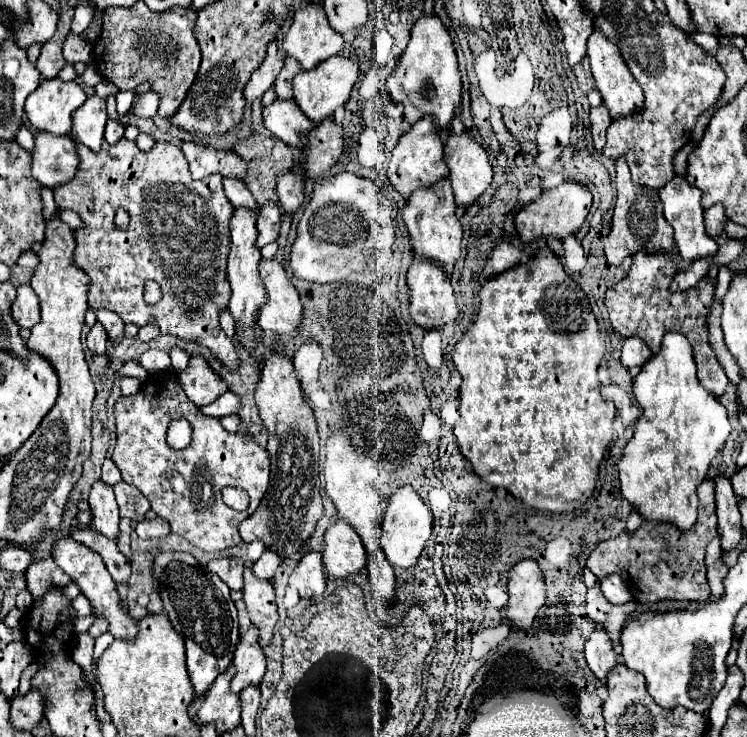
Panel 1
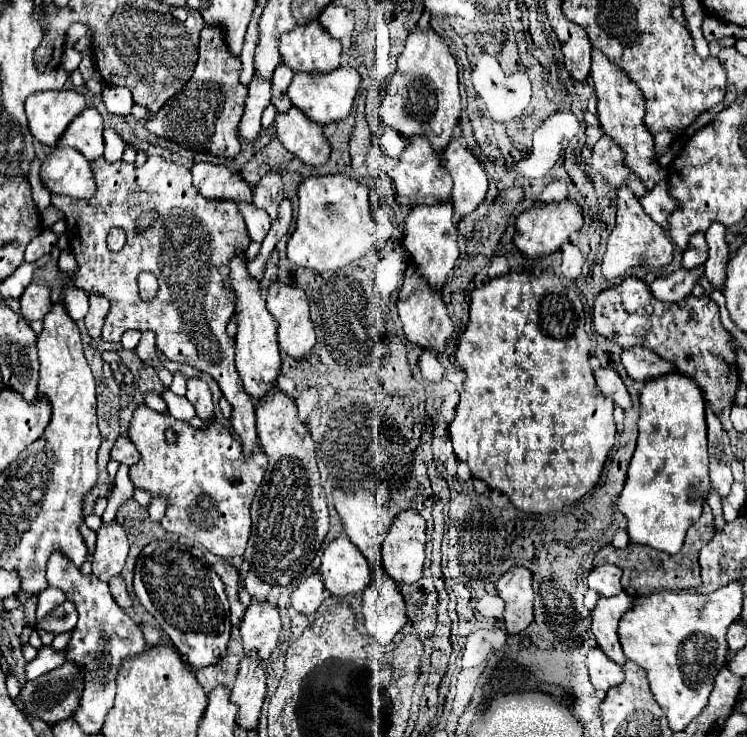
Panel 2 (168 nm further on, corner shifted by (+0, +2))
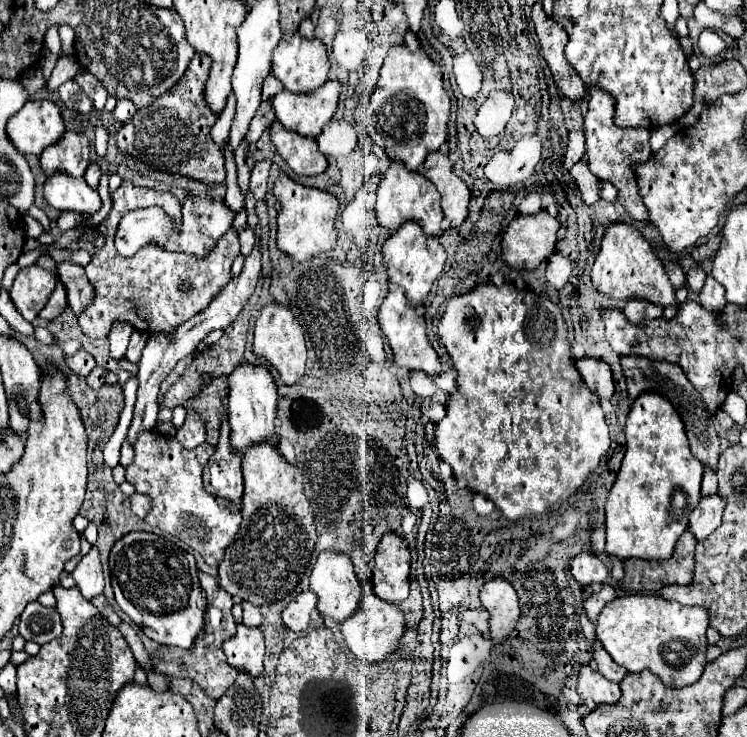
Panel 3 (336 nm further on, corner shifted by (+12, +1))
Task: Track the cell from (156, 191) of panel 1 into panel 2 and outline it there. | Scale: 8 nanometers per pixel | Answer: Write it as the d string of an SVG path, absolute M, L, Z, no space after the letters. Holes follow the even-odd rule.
M164 155L148 157L142 167L136 167L134 163L126 163L122 159L108 163L104 157L92 161L90 167L96 181L96 195L92 199L52 195L52 205L66 215L66 237L70 251L78 263L78 271L72 275L76 287L84 289L88 295L102 295L110 301L110 315L106 317L102 339L120 341L122 333L128 329L154 331L158 349L170 361L188 363L200 371L210 373L218 381L228 403L234 407L232 427L242 437L244 453L250 453L254 447L258 447L254 399L246 393L240 373L234 365L234 339L226 335L226 323L234 315L234 293L228 281L228 259L234 257L238 251L246 249L250 243L244 219L238 213L236 203L228 199L202 197L192 185L188 167ZM146 211L154 211L158 217L152 227L138 233L136 221ZM112 227L122 227L126 231L126 245L118 253L112 253L106 247L106 235ZM142 271L150 271L158 279L160 287L152 301L142 301L138 295L138 275Z

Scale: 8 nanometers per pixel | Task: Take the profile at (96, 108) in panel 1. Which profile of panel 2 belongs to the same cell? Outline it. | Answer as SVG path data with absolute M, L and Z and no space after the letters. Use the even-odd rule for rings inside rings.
M86 107L60 137L60 147L74 147L84 153L88 161L94 161L104 153L102 139L102 115L96 107Z

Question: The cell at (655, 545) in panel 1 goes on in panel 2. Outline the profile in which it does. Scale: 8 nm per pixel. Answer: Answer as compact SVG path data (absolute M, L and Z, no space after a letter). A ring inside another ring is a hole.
M704 501L704 511L702 517L688 529L686 541L684 541L684 553L678 555L668 555L664 551L656 551L648 545L636 545L636 543L628 543L624 549L616 549L614 545L604 545L598 555L594 557L594 567L604 565L604 563L612 563L616 567L622 569L622 587L628 595L632 597L648 597L652 593L658 591L682 591L682 589L696 589L702 581L700 581L700 567L696 563L696 555L698 555L698 547L708 543L710 537L714 535L714 525L712 525L712 511L710 505Z

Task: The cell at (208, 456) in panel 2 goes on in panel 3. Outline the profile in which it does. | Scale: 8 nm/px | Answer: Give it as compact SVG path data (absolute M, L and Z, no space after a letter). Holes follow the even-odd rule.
M154 430L140 434L140 442L134 446L136 458L126 468L126 480L136 492L152 498L152 508L146 514L146 522L172 536L178 536L192 550L200 552L204 562L218 566L224 558L224 550L234 540L240 528L240 508L208 494L202 486L202 468L206 466L214 446L204 442L194 450L186 450L170 436L162 436Z

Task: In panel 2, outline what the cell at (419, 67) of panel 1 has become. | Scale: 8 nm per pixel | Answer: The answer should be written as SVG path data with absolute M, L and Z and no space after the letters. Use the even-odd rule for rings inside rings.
M414 29L398 57L398 69L386 87L386 95L378 111L380 119L400 131L406 139L414 135L430 137L432 147L440 153L452 139L452 129L460 119L460 105L458 65L448 45L434 29Z

